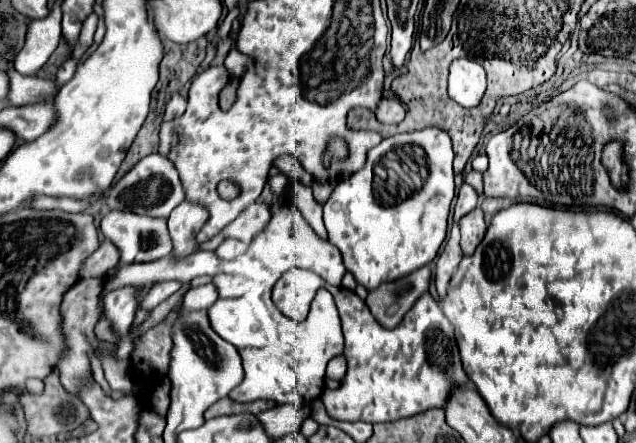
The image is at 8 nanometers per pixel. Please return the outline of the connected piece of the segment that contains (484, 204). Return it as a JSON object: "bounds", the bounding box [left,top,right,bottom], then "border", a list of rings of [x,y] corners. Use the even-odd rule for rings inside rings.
{"bounds":[479,197,507,223],"border":[[[483,197],[479,205],[481,205],[483,213],[485,213],[485,221],[489,223],[495,213],[499,213],[501,209],[505,209],[505,203],[507,203],[507,199],[487,199],[487,197]]]}

